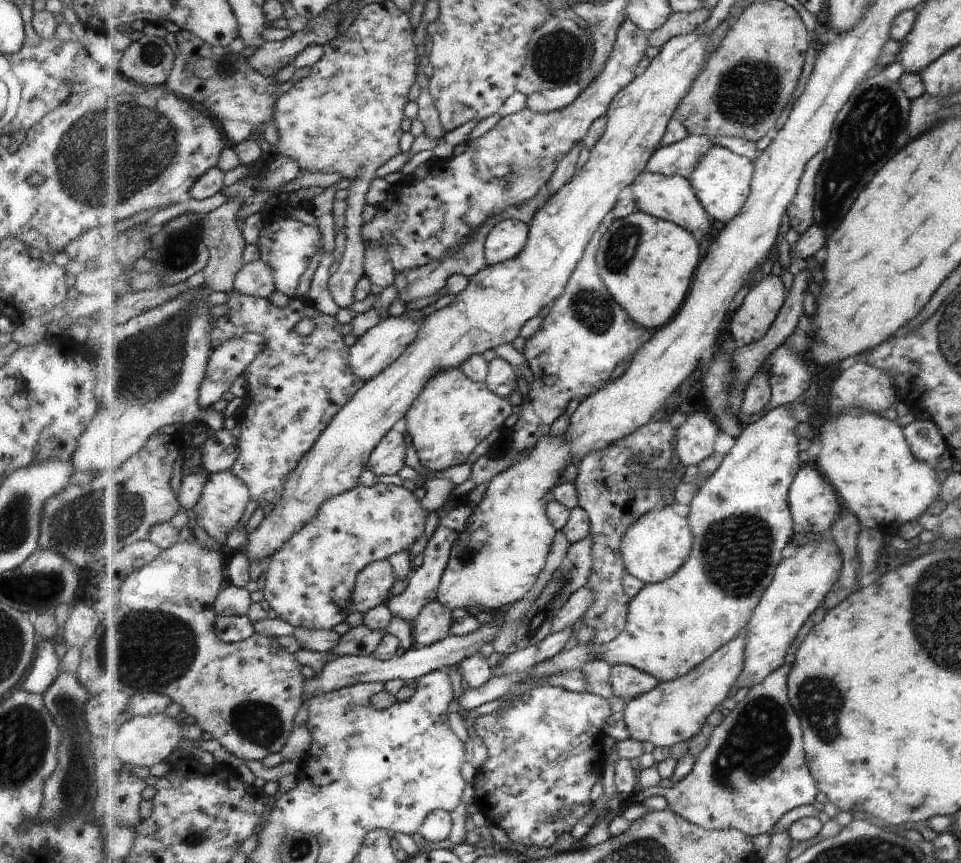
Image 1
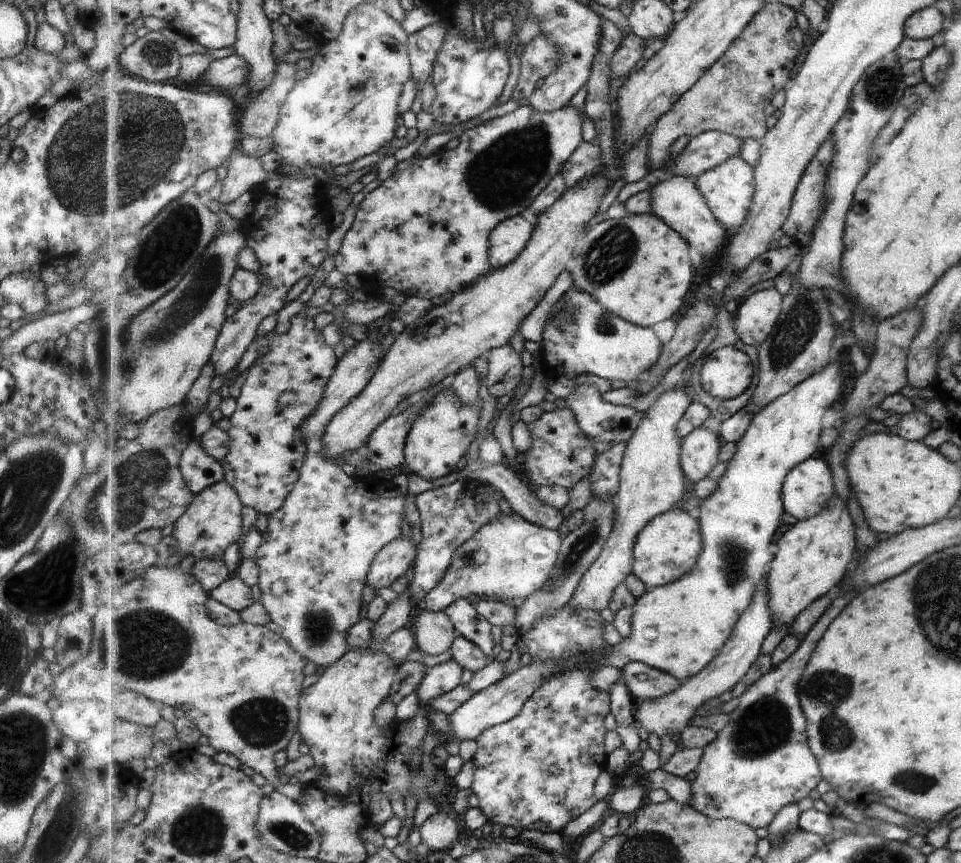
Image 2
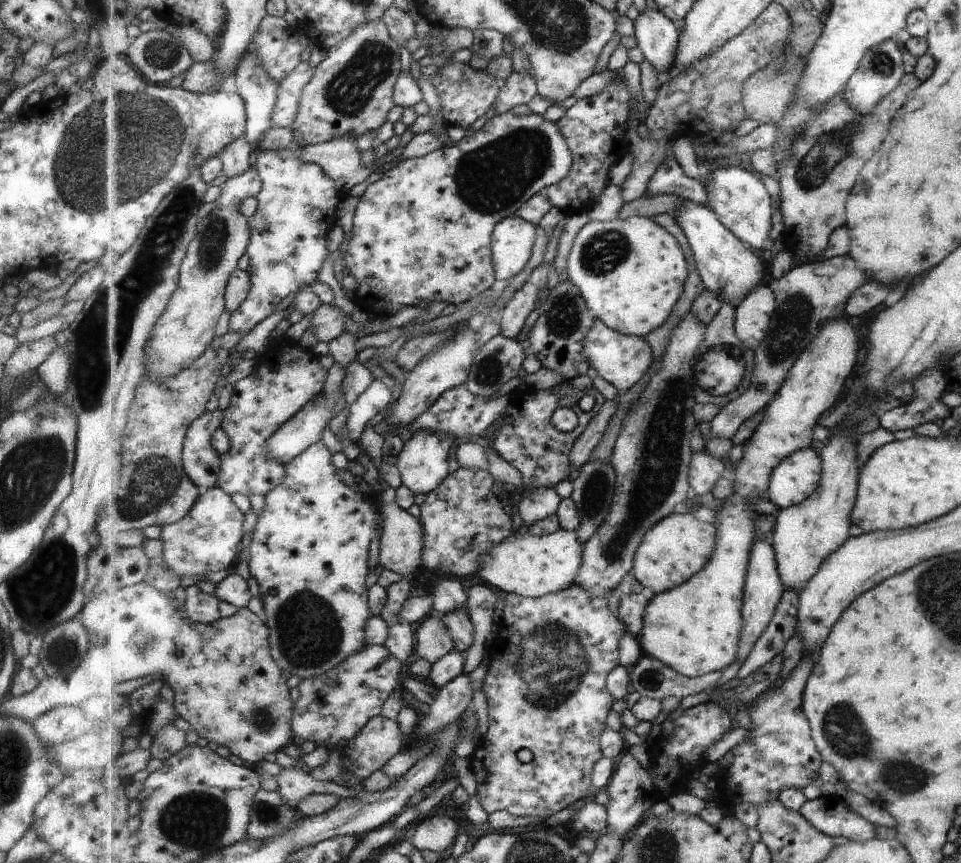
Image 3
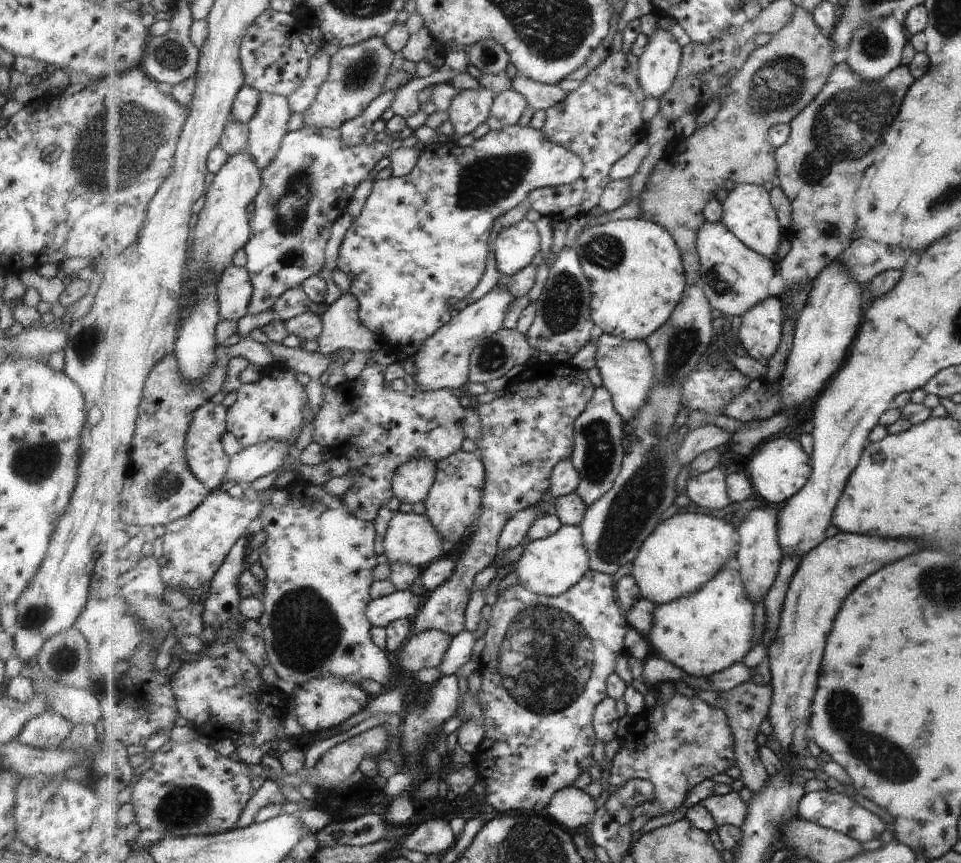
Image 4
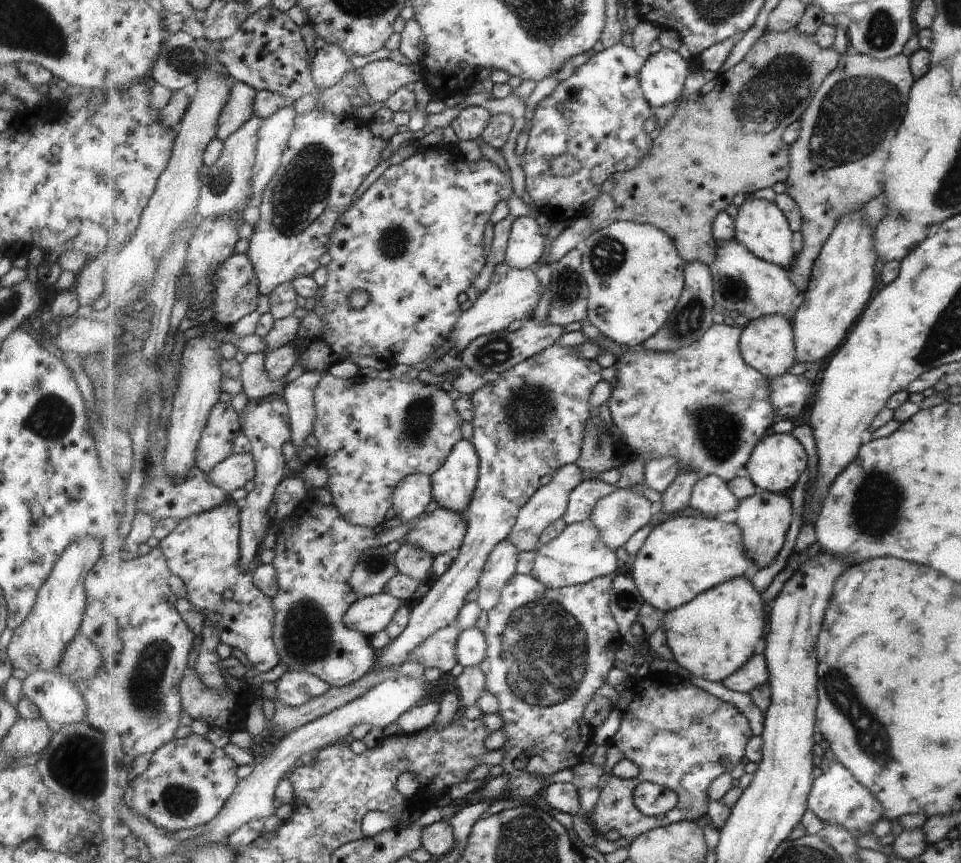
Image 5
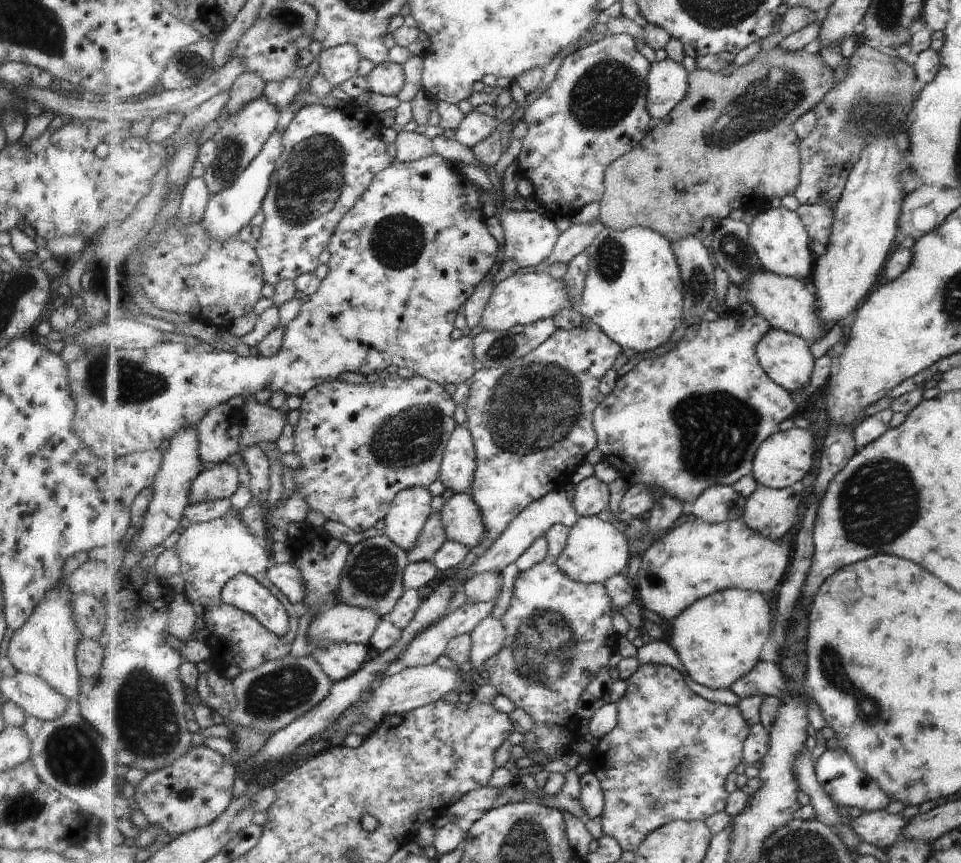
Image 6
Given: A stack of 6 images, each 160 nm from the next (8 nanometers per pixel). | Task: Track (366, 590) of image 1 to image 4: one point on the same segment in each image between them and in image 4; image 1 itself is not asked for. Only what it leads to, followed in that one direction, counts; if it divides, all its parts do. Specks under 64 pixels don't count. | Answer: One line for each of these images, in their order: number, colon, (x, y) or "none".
2: (393, 562)
3: (401, 548)
4: (410, 538)

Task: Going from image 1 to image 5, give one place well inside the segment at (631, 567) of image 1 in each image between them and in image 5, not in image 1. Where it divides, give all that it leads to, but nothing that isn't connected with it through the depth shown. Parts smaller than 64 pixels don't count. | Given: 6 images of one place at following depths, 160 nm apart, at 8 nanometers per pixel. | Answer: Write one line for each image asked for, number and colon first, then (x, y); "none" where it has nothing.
2: (667, 549)
3: (678, 547)
4: (687, 550)
5: (682, 557)

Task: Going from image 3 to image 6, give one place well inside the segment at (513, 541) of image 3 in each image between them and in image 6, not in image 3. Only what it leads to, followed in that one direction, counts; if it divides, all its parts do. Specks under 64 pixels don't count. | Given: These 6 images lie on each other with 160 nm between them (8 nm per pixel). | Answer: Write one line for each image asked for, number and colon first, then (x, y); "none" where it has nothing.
4: (549, 567)
5: (579, 555)
6: (595, 551)

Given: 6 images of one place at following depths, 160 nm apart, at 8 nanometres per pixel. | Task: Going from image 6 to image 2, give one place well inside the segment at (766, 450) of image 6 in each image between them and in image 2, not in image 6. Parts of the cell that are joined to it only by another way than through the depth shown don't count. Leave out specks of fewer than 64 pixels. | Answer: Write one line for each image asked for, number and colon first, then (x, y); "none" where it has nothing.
2: (809, 487)
3: (797, 478)
4: (779, 469)
5: (777, 462)

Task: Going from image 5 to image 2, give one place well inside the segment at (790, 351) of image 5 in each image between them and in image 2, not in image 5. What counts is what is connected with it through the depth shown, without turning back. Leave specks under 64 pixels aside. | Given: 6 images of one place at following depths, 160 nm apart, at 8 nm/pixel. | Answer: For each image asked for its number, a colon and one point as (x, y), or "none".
2: (755, 318)
3: (755, 313)
4: (760, 330)

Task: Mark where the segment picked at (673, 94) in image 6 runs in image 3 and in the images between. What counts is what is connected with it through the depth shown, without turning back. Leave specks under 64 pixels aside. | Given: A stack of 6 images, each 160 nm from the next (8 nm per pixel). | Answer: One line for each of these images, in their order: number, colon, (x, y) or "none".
3: (656, 34)
4: (658, 66)
5: (665, 72)

